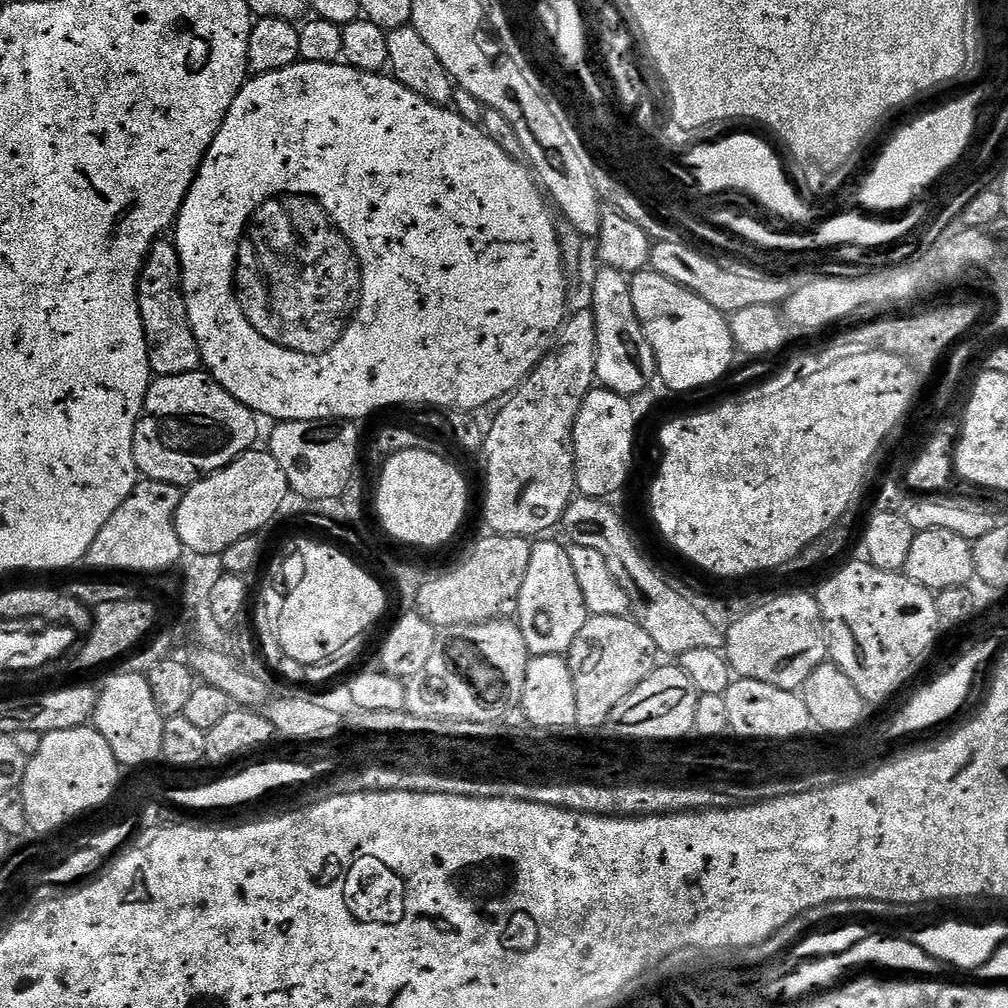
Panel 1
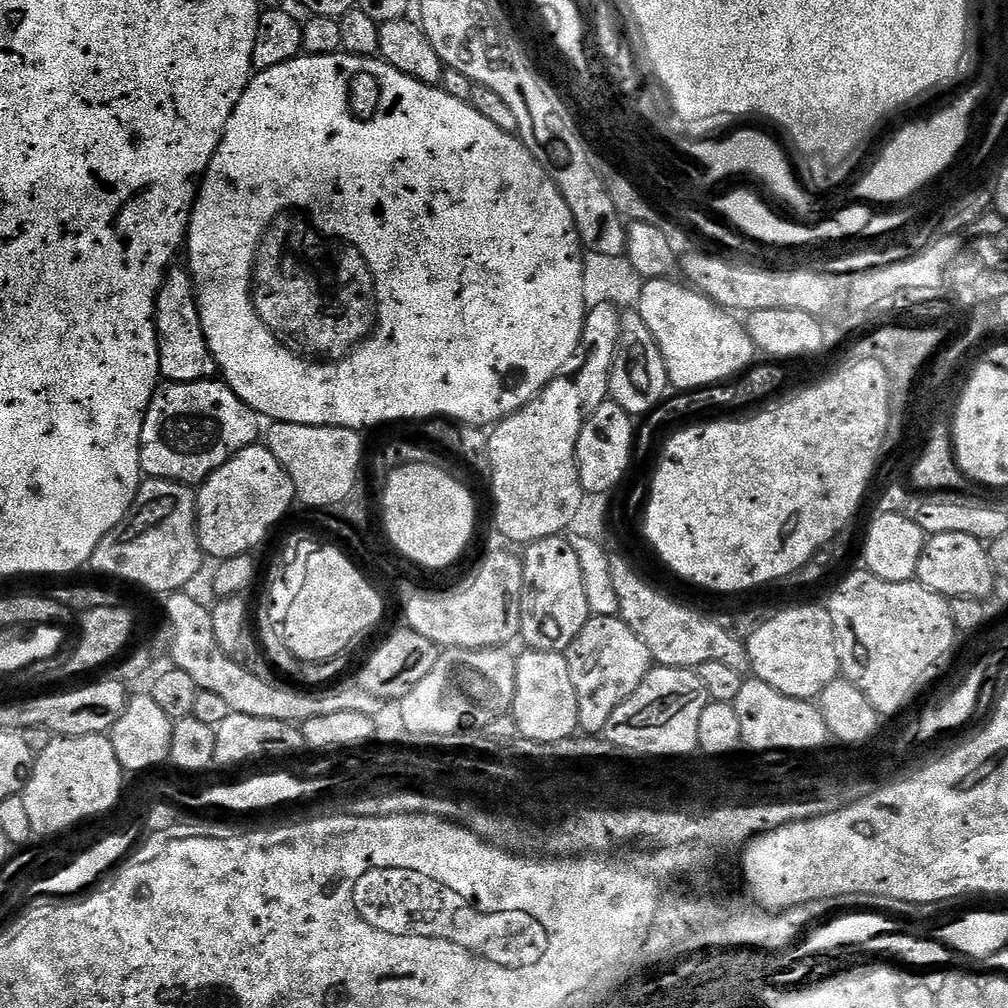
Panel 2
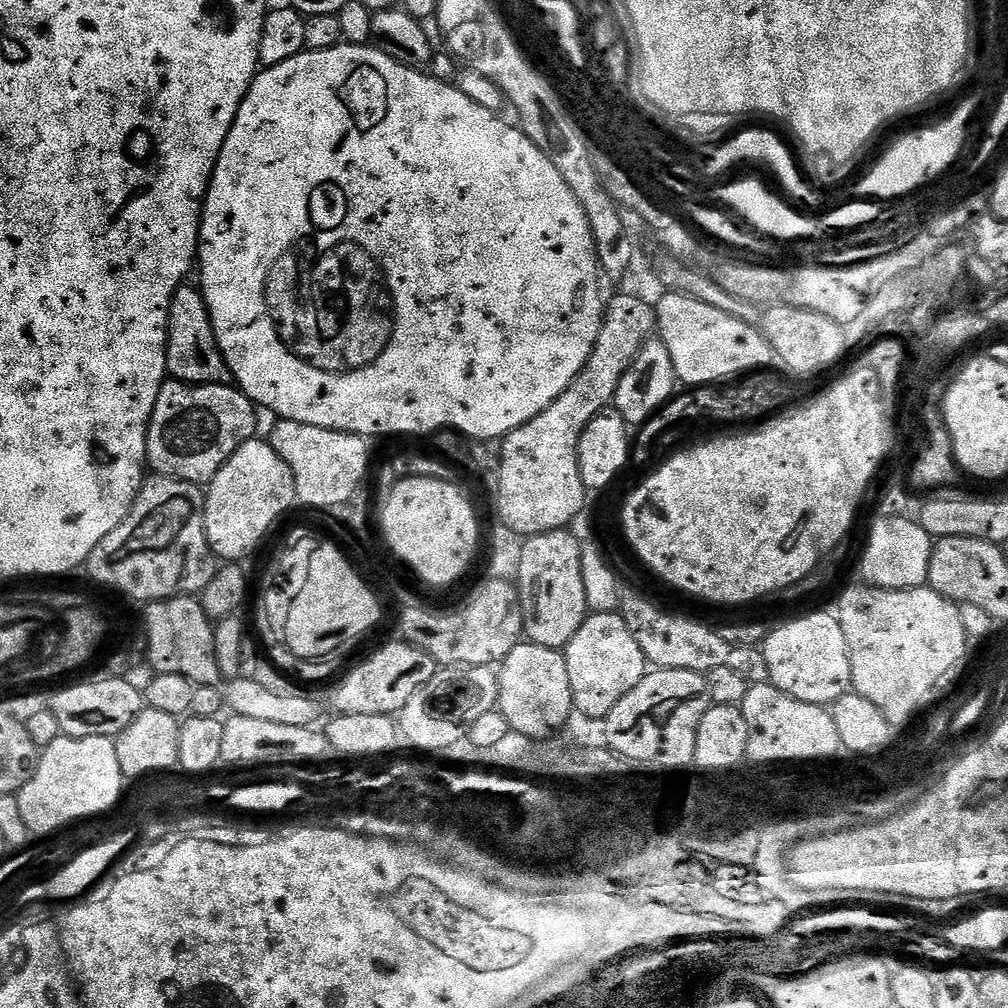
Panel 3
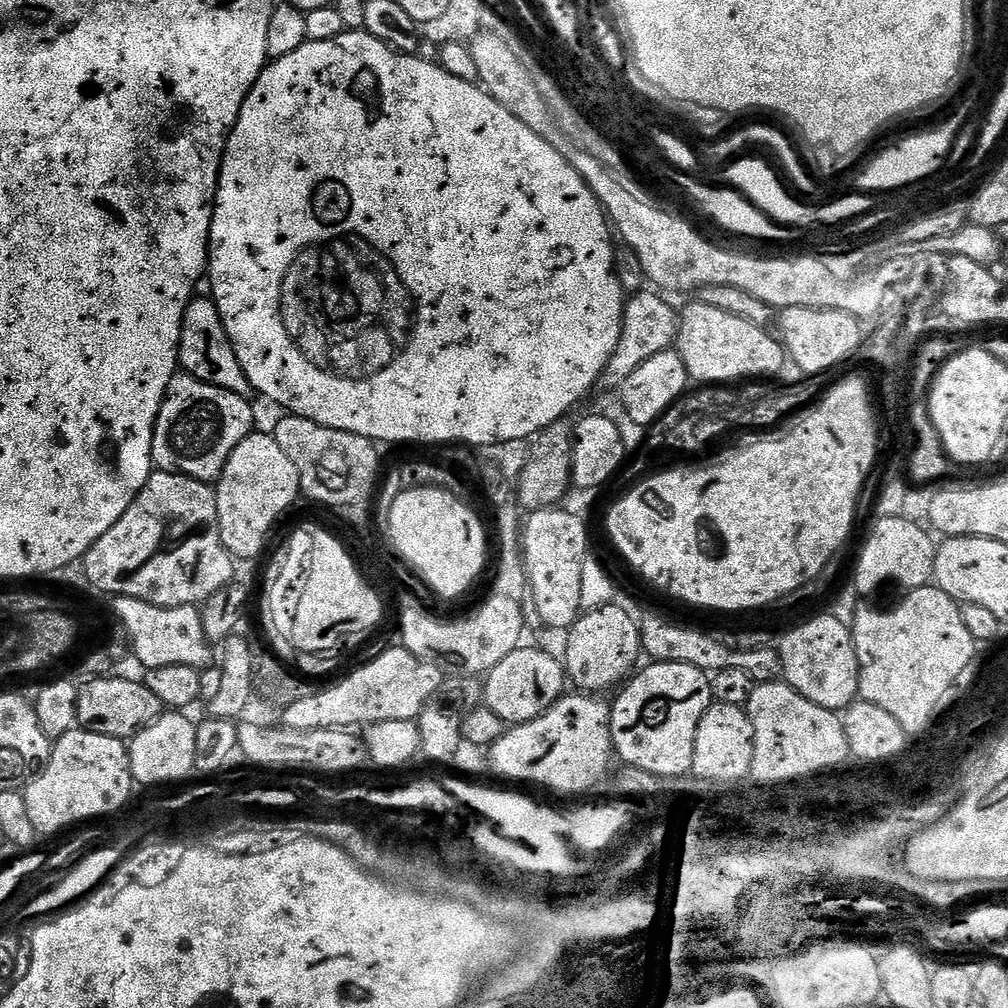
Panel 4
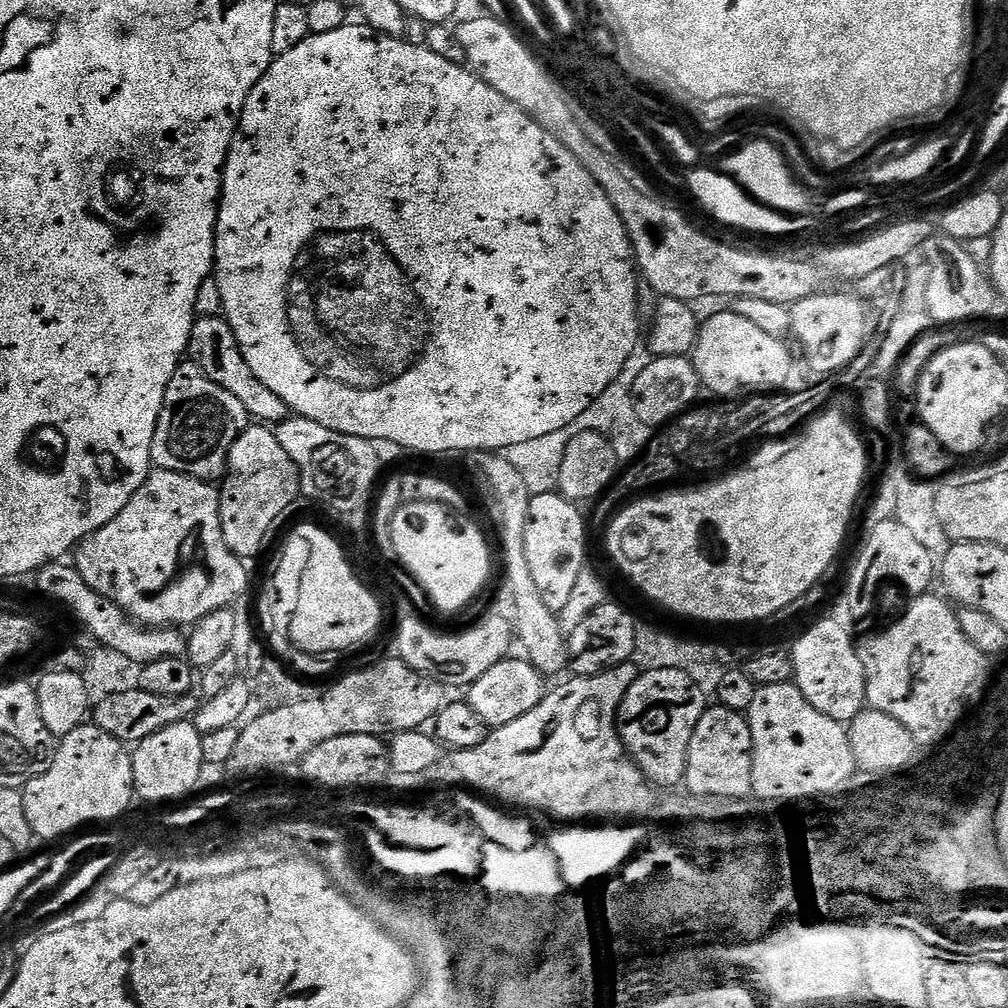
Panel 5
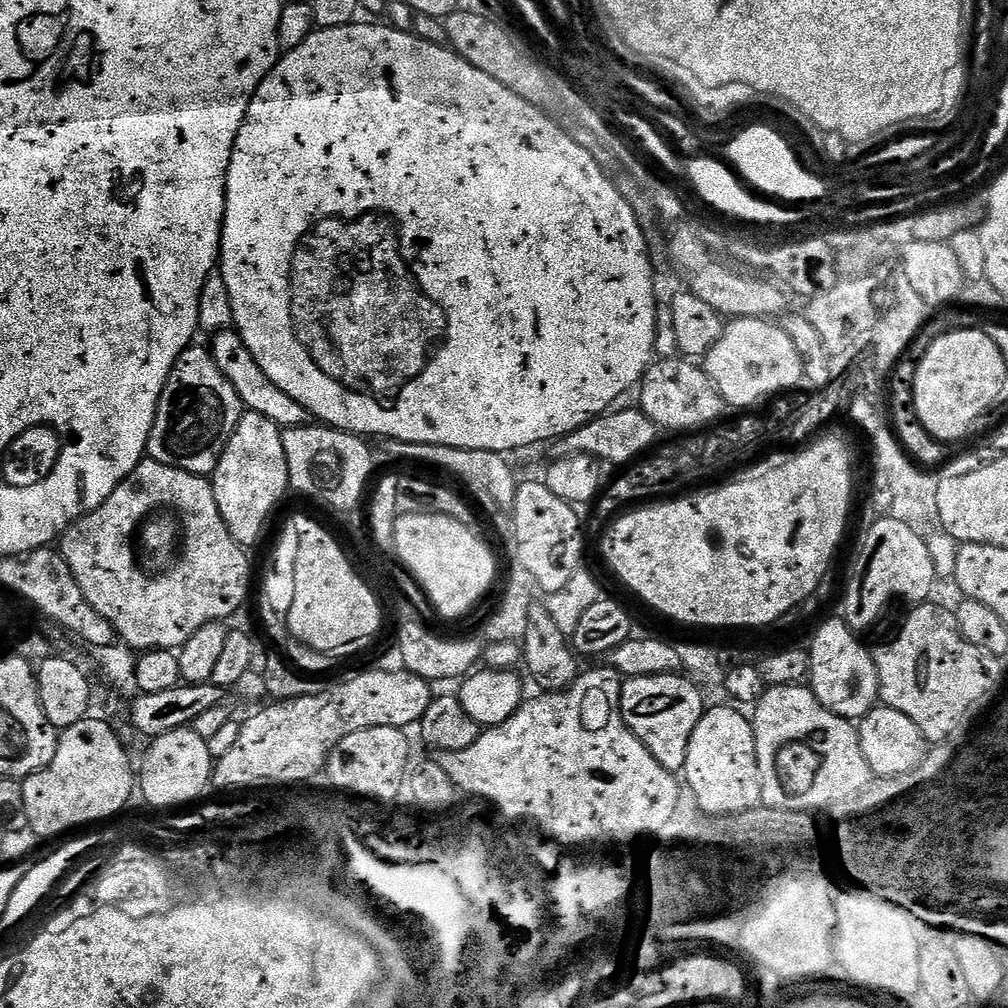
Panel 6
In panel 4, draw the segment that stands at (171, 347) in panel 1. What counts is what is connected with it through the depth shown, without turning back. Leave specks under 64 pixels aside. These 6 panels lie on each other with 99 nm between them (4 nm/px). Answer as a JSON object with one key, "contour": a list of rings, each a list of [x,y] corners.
{"contour":[[[193,298],[186,306],[180,331],[178,364],[187,375],[198,378],[210,386],[218,386],[222,390],[245,398],[253,395],[253,386],[238,362],[238,354],[234,354],[234,346],[226,334],[226,326],[218,314],[215,300],[211,298]]]}

